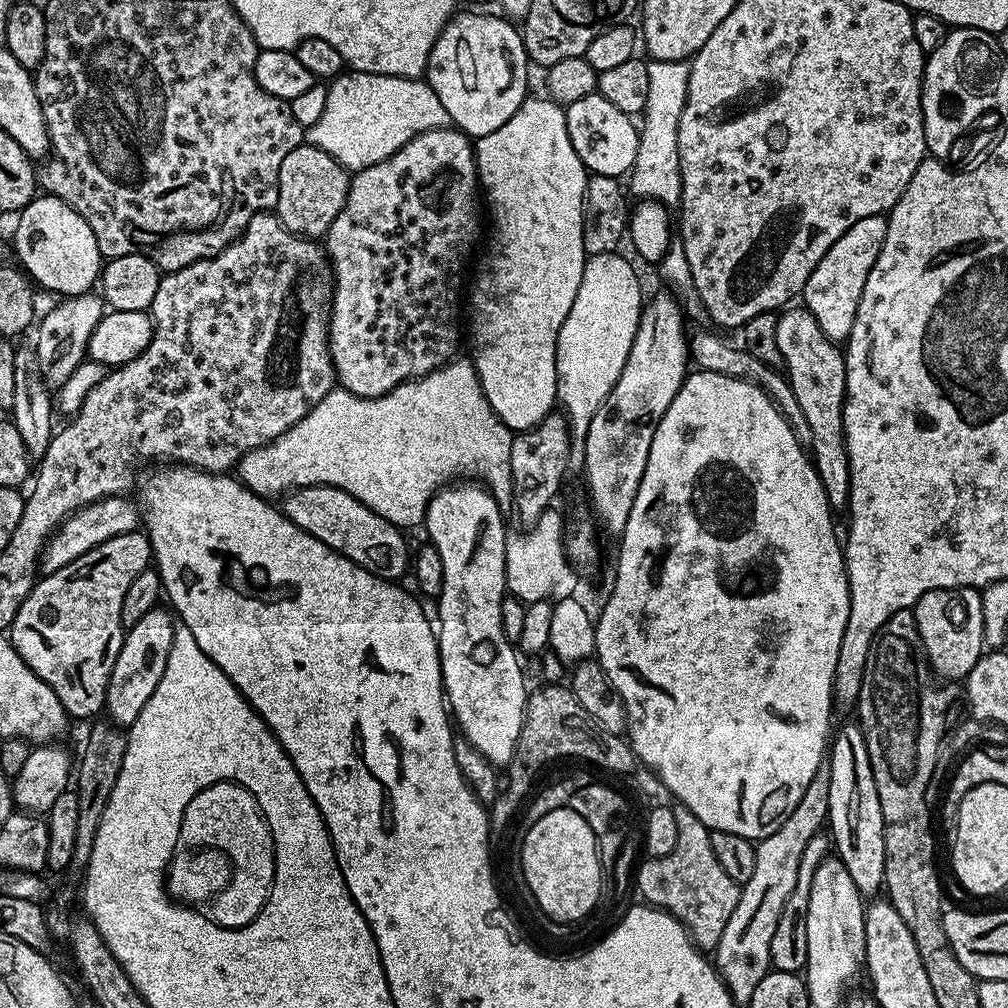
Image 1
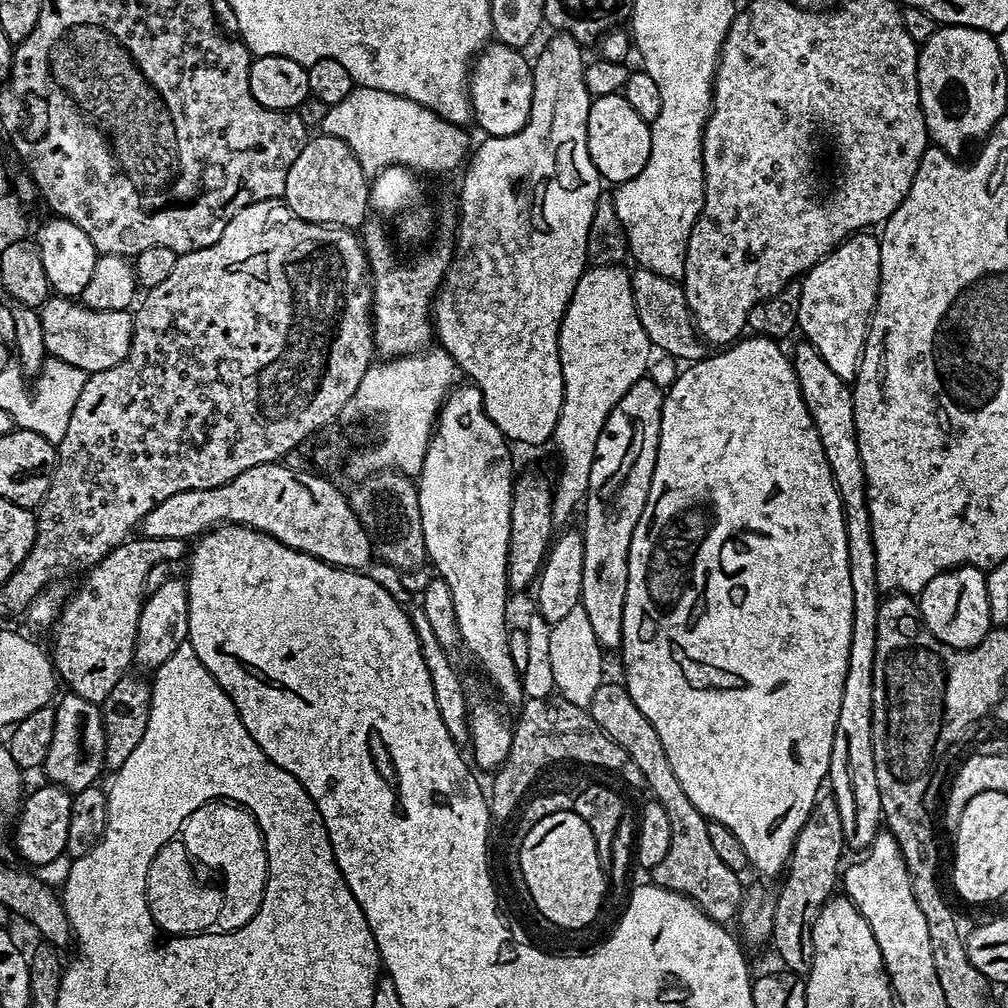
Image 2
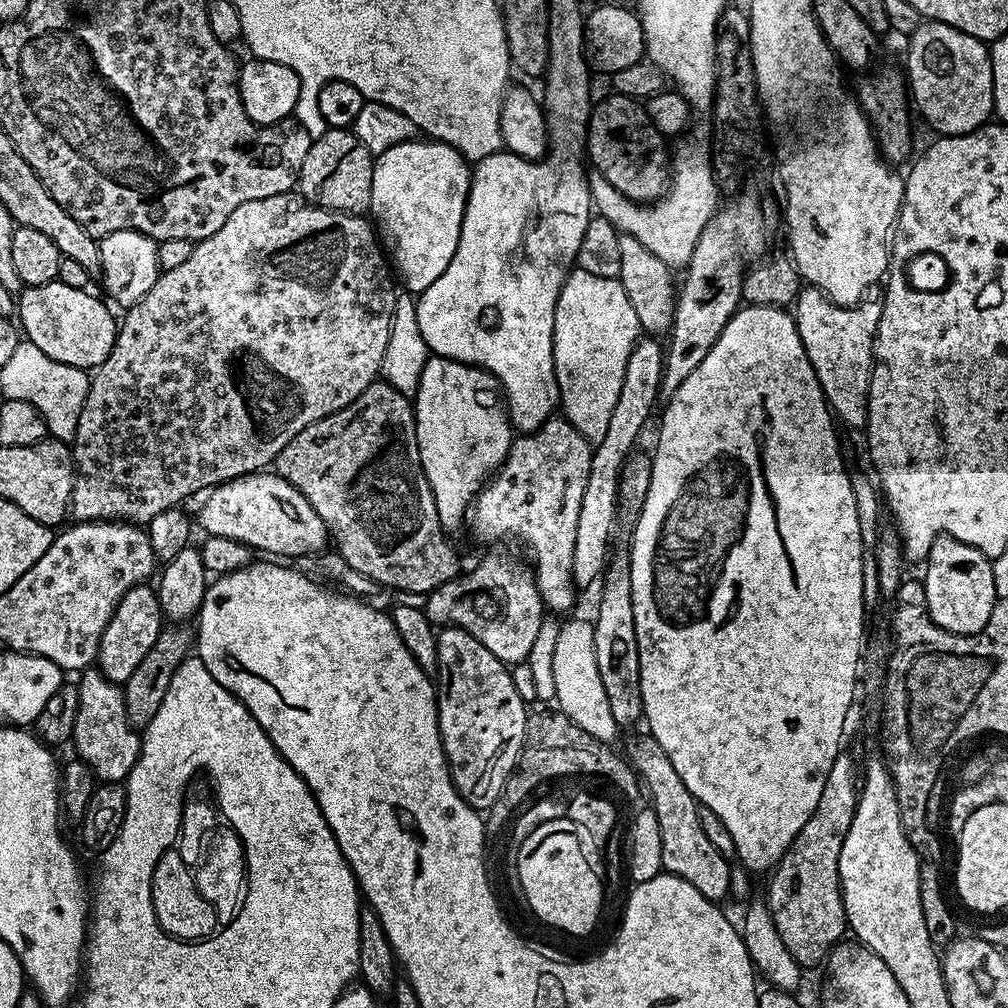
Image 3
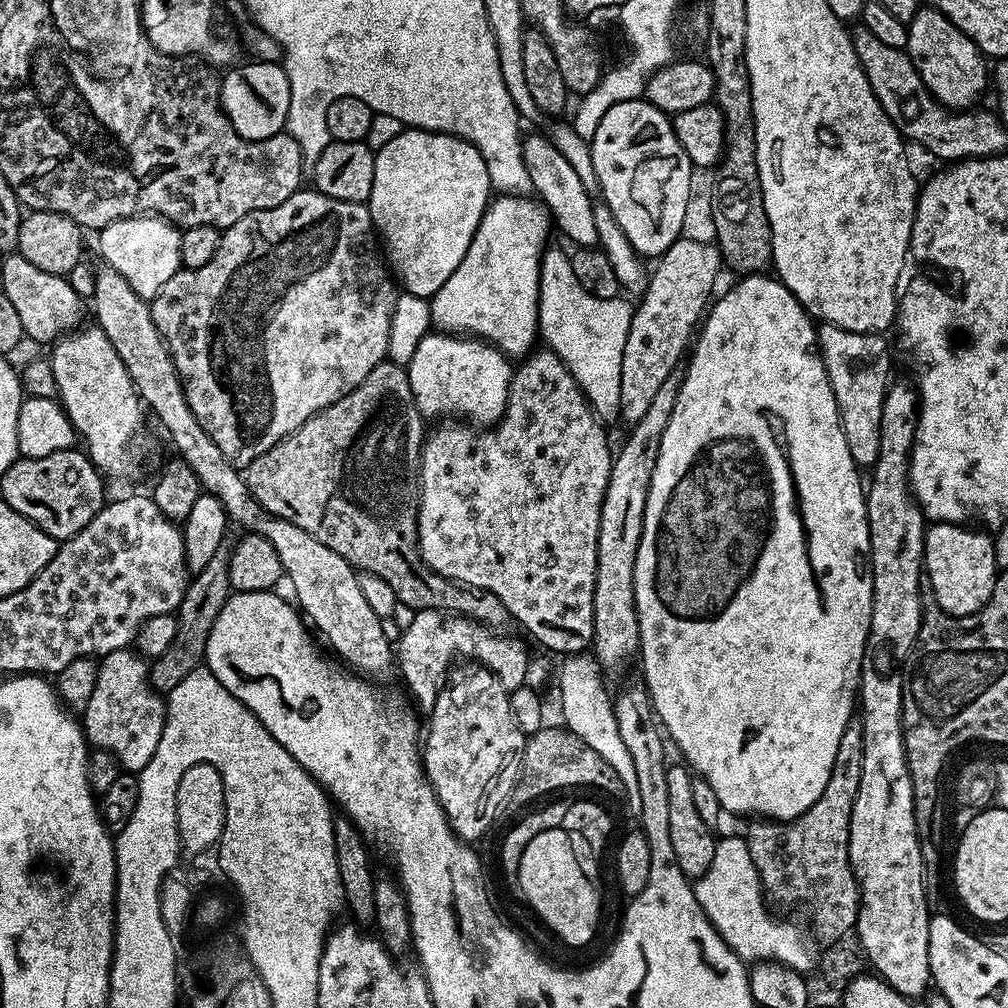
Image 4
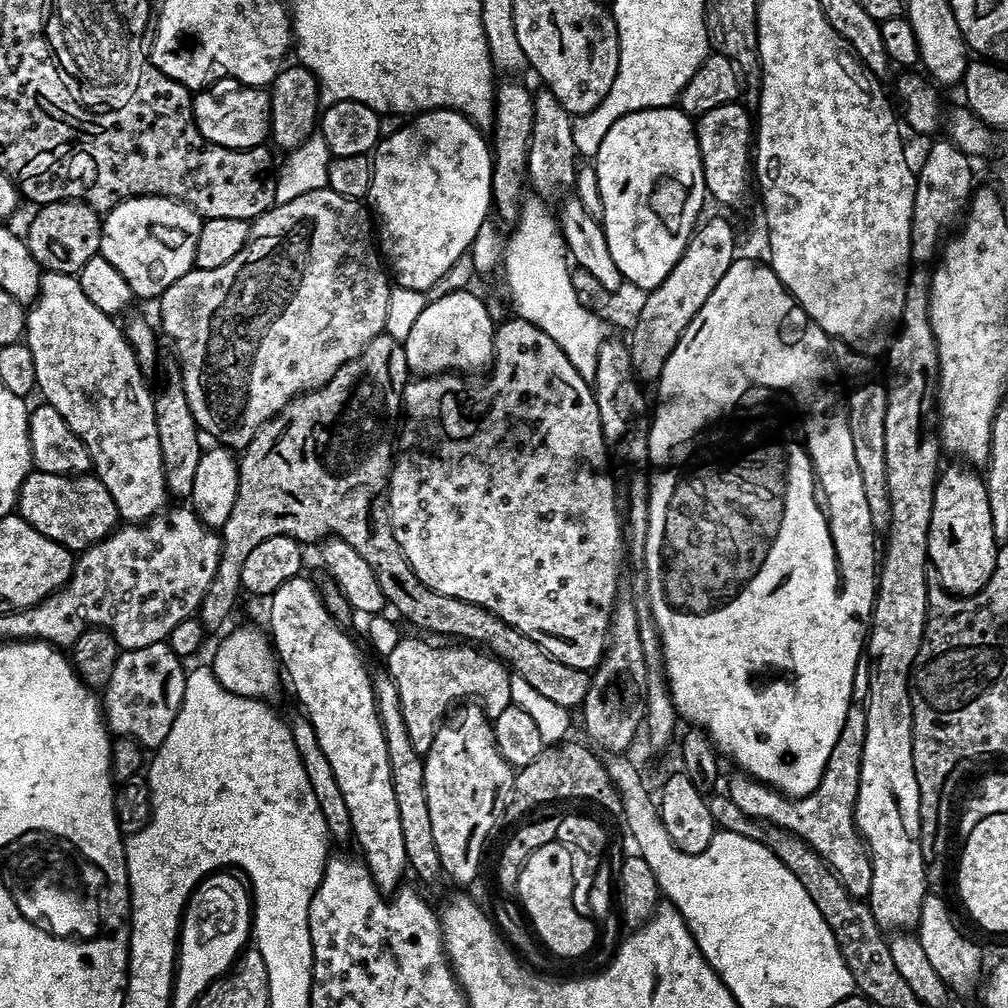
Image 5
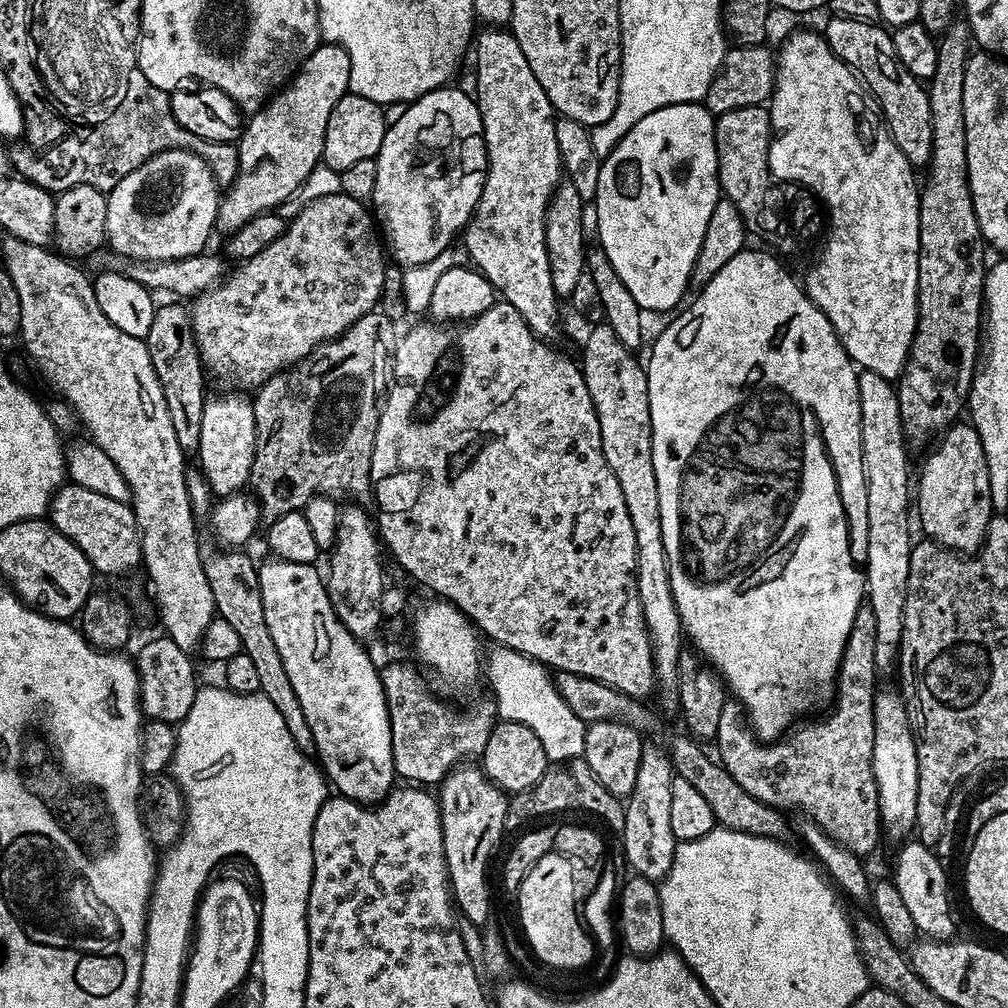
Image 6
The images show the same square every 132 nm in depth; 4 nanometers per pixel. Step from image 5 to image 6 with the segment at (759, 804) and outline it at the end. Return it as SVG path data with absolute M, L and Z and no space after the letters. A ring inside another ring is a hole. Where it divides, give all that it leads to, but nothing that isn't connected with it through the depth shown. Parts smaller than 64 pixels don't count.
M867 602L861 604L854 618L854 626L850 630L850 638L846 642L844 657L840 660L838 679L834 685L834 701L836 705L825 720L816 720L813 724L797 723L787 734L778 740L765 742L756 737L752 731L744 707L735 698L725 699L722 714L718 717L718 730L714 747L720 765L746 790L758 798L758 802L766 802L781 810L793 808L803 814L812 823L817 824L834 842L838 842L855 856L868 858L868 855L880 844L882 825L880 807L878 806L878 786L874 778L874 702L872 697L877 691L876 676L878 669L874 662L876 649L876 627L874 626L874 610Z

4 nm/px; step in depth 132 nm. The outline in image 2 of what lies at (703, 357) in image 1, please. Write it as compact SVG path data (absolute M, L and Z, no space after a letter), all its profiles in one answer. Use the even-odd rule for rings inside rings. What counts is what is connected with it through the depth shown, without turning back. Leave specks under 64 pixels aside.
M637 267L635 271L631 273L634 306L638 310L638 322L642 322L642 330L646 330L646 338L652 343L653 349L660 351L661 348L668 356L677 356L678 359L684 360L683 362L691 361L693 359L694 317L688 309L683 287L670 278L662 278L662 274L654 274L654 270Z

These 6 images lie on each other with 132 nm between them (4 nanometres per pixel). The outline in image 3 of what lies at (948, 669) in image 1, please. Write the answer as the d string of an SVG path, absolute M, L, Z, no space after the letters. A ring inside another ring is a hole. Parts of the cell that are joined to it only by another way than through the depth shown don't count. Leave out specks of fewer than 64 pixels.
M940 536L930 546L926 561L928 569L922 573L926 590L926 606L932 621L942 630L973 636L986 622L996 605L992 560L974 546L958 542L953 536Z

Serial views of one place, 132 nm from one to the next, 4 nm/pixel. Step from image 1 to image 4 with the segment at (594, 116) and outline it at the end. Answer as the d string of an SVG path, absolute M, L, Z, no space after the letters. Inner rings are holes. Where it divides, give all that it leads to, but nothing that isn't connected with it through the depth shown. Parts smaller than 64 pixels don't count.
M644 98L618 102L618 106L610 106L602 122L598 122L590 147L599 195L604 195L601 196L603 203L614 214L618 226L622 226L626 238L630 238L630 246L634 246L642 258L660 257L675 240L681 239L683 232L680 231L684 228L688 203L692 200L694 166L674 134L671 119Z

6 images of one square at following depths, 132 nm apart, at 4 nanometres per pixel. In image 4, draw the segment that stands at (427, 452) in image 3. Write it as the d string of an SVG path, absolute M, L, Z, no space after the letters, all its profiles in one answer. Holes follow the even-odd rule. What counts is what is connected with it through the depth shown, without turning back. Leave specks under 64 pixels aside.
M436 330L418 342L406 371L421 417L467 418L473 425L491 426L504 415L514 368L509 357L485 341Z

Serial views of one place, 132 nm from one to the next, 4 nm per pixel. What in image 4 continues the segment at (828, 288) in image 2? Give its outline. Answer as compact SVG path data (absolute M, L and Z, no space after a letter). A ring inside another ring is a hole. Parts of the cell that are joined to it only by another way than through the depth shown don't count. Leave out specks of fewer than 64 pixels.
M821 323L818 328L818 351L834 390L842 434L846 434L850 458L858 466L870 466L878 458L882 402L890 383L888 371L892 368L892 356L884 339L875 332L842 330L833 324Z

